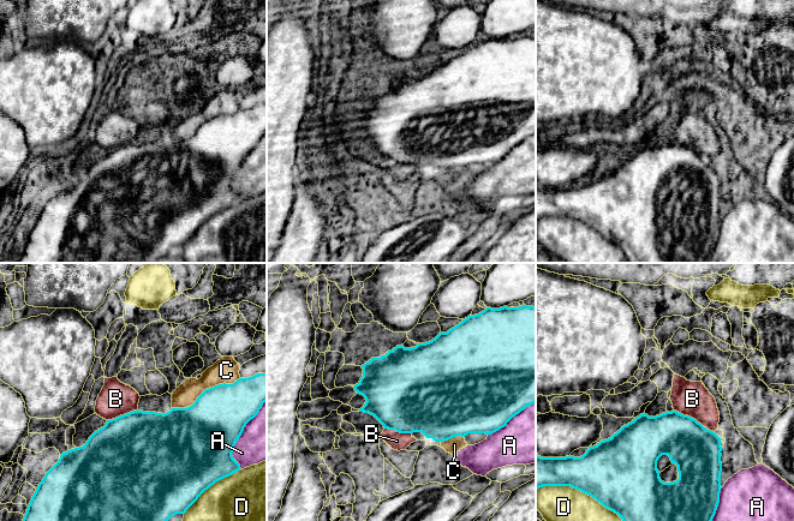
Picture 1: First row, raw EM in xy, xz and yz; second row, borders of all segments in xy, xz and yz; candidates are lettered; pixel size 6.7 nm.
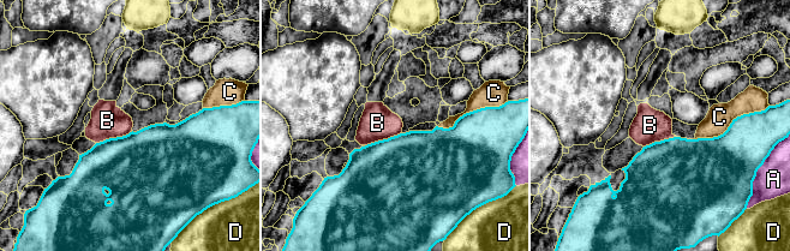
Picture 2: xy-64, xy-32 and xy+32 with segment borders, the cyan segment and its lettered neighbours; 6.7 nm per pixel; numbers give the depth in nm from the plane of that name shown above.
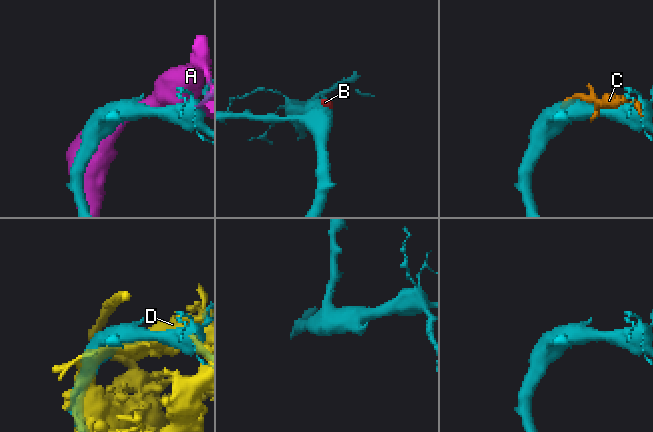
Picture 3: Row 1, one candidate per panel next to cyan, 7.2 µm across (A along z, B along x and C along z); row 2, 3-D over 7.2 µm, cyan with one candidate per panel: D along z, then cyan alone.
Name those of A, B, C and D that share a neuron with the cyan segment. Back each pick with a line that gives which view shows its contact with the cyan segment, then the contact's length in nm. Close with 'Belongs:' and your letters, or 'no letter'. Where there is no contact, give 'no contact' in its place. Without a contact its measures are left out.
Belongs: no letter

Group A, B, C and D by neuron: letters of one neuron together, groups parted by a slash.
A / B C / D

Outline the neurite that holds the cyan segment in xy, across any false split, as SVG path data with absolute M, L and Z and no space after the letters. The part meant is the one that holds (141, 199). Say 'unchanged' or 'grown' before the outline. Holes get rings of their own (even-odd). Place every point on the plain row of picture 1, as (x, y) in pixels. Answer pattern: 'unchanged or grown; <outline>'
unchanged; M257 104L249 109L239 109L233 115L219 115L205 120L187 139L172 139L162 145L156 143L133 142L115 150L95 162L83 178L62 184L59 192L46 204L38 215L24 246L18 263L148 263L159 259L186 241L198 228L216 212L240 202L240 196L233 190L233 179L241 167L246 155L253 150L267 132L267 104Z

